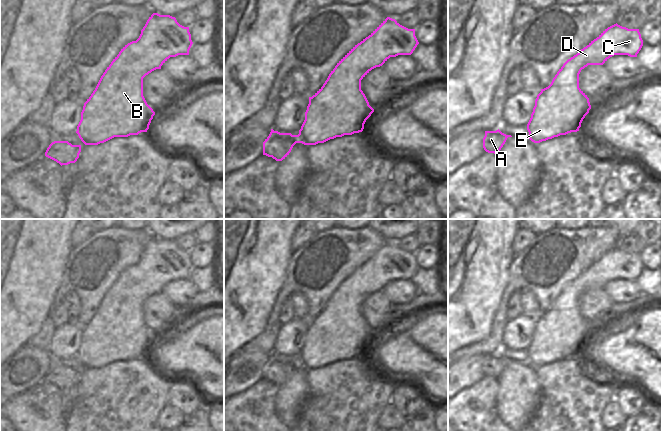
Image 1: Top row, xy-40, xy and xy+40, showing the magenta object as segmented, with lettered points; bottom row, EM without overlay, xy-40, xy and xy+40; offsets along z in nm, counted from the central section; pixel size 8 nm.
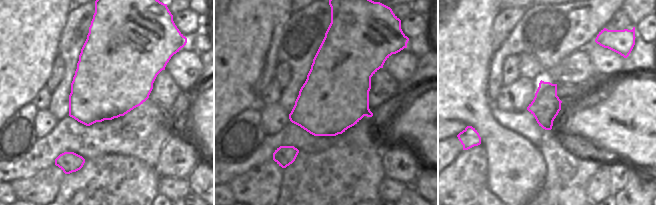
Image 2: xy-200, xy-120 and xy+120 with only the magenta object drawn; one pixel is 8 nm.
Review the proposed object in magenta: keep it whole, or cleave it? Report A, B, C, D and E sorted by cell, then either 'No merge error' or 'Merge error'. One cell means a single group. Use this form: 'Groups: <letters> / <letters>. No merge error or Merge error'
Groups: A / B C D E. Merge error

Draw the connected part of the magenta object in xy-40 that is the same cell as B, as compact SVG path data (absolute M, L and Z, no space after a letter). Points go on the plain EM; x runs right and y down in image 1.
M153 237L141 254L136 265L125 269L119 278L113 283L101 300L95 314L84 327L81 336L81 344L77 350L76 357L85 369L98 369L114 361L128 361L147 356L155 336L147 328L143 320L143 302L161 290L170 282L178 279L189 279L193 266L189 251L180 249L175 241Z

